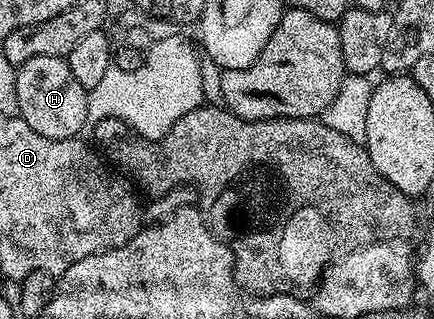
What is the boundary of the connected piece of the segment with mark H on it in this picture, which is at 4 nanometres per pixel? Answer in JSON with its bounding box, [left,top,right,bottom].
[16,55,89,139]

